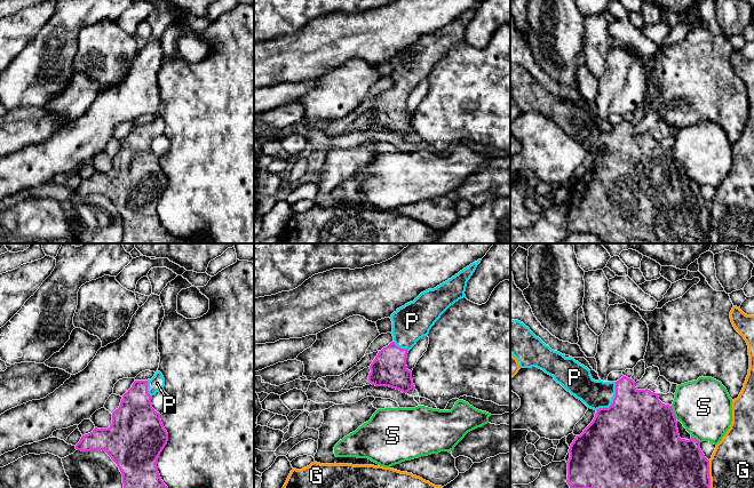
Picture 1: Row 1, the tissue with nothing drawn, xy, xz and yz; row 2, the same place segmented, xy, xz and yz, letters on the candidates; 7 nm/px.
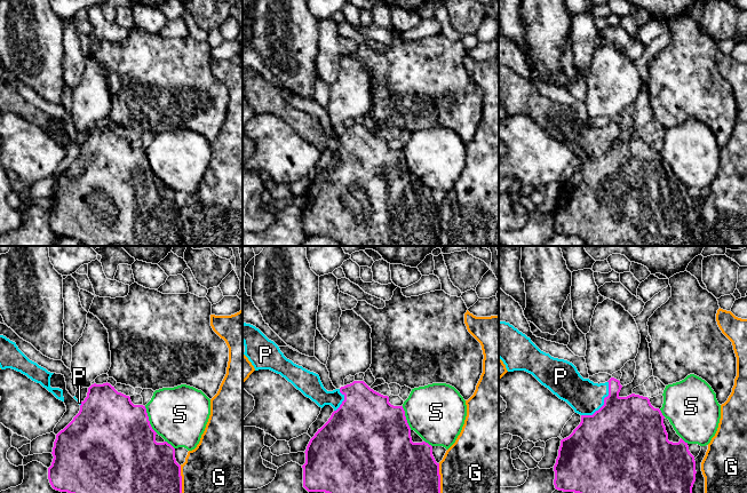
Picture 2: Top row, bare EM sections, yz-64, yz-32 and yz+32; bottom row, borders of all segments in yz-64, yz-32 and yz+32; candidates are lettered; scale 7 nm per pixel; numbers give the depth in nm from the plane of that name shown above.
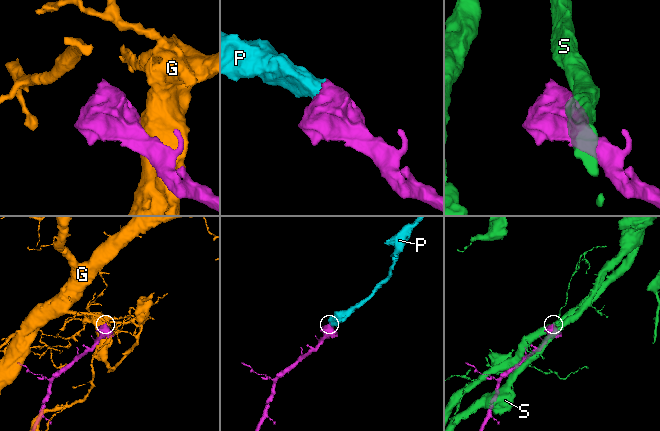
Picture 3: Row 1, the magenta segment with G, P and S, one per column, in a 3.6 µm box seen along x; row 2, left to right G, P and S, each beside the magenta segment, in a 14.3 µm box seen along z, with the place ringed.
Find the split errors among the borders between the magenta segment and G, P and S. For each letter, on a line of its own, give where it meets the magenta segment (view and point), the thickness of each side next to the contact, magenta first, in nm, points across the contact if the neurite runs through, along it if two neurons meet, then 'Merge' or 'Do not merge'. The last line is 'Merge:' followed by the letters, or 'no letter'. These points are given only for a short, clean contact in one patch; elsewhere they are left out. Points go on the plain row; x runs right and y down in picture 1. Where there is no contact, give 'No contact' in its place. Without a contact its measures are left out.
G: Touches magenta at yz (708, 218). Thickness 480 nm (magenta) against 320 nm. Do not merge
P: Touches magenta at yz (613, 144). Thickness 480 nm (magenta) against 200 nm. Path across: yz (636, 172), (613, 144), (595, 138). Merge
S: Touches magenta at yz (673, 157). Thickness 480 nm (magenta) against 380 nm. Do not merge
Merge: P

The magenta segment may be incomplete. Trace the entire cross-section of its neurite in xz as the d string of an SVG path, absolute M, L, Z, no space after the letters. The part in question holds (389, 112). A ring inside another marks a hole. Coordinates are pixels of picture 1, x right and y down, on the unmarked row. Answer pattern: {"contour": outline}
{"contour": "M481 5L470 8L436 32L421 37L413 46L391 58L394 85L379 95L370 110L367 125L372 129L389 130L406 138L415 133L412 115L406 110L408 95L429 78L451 49L466 41L467 26Z"}

